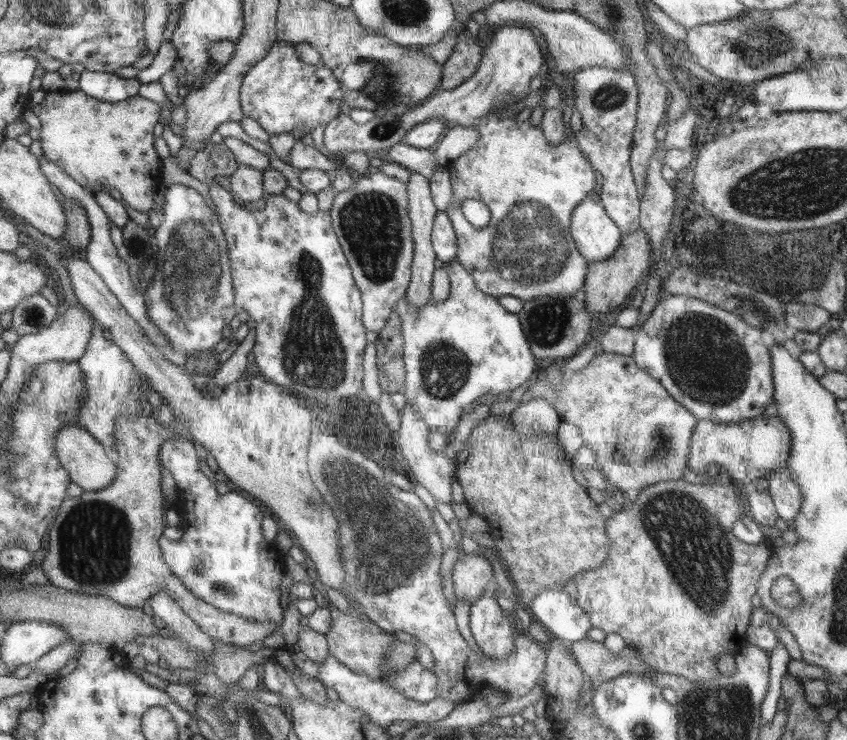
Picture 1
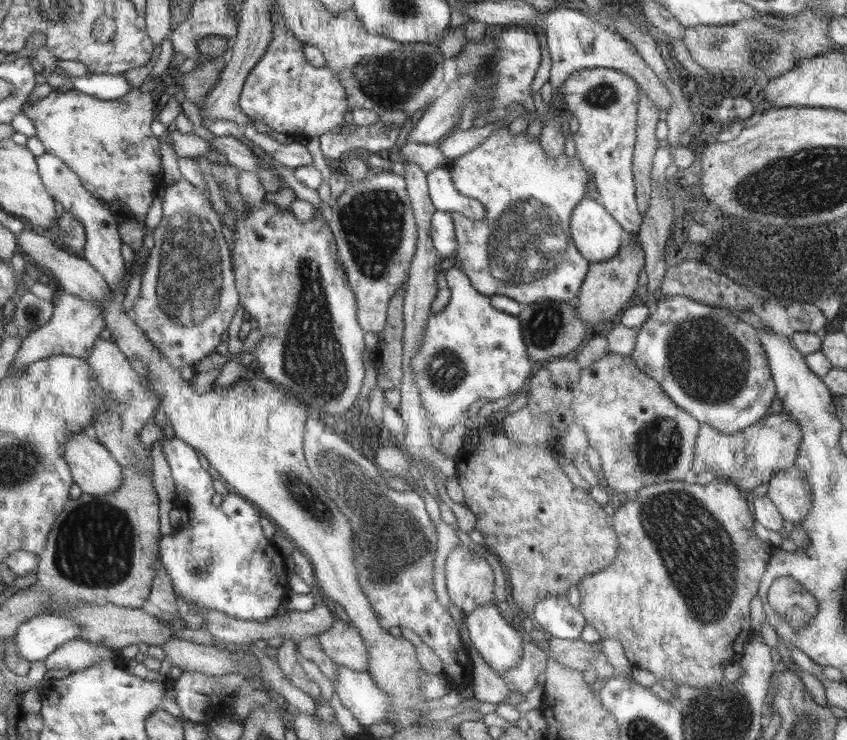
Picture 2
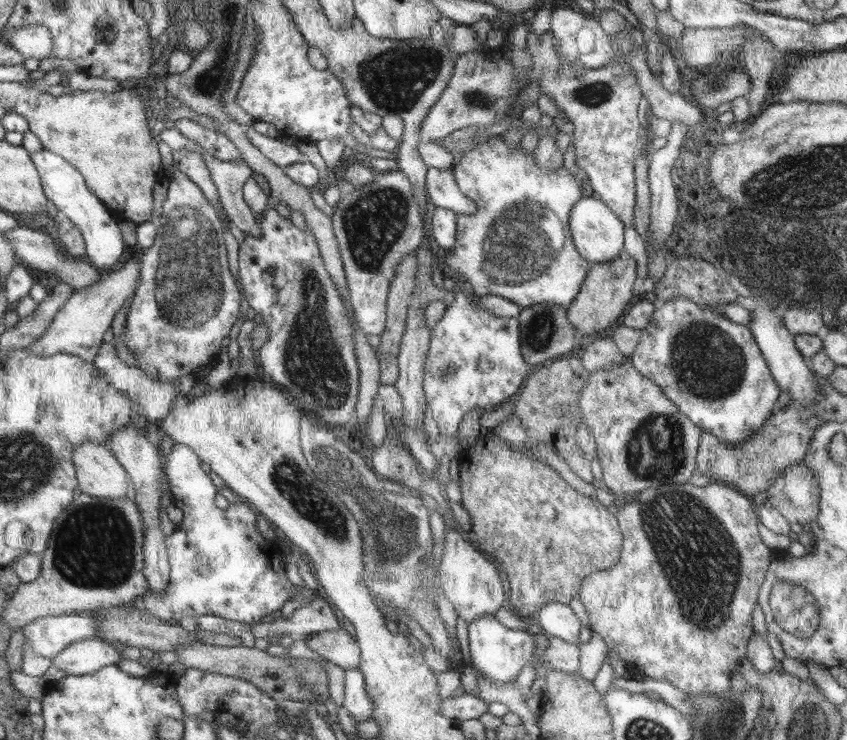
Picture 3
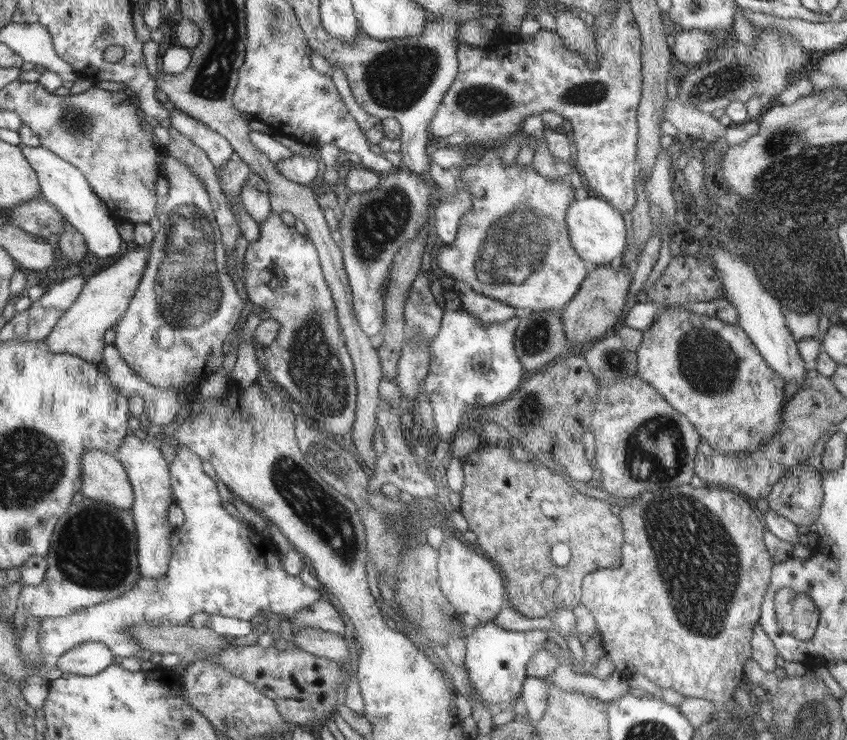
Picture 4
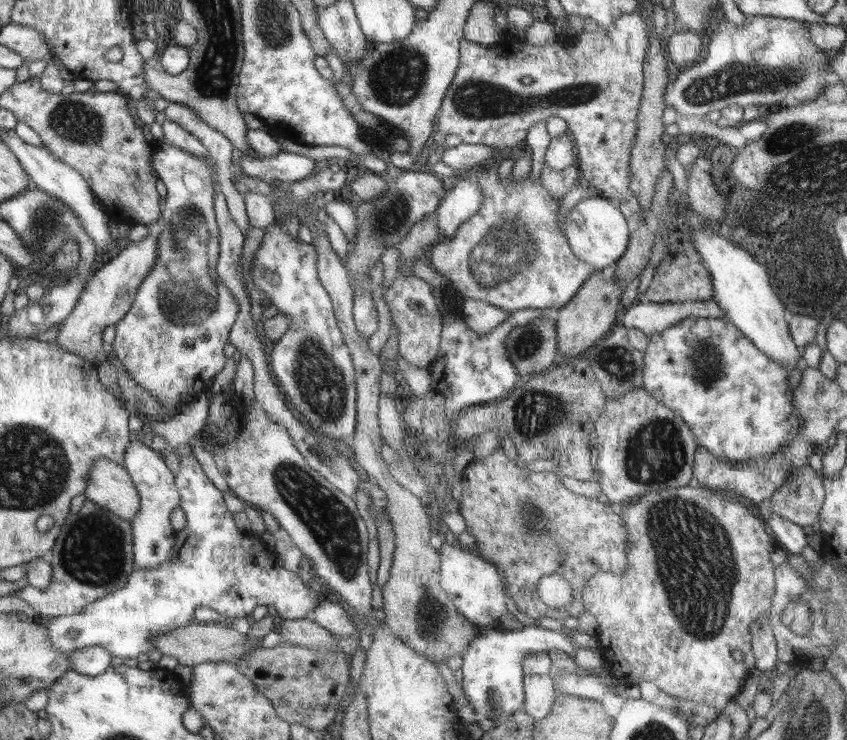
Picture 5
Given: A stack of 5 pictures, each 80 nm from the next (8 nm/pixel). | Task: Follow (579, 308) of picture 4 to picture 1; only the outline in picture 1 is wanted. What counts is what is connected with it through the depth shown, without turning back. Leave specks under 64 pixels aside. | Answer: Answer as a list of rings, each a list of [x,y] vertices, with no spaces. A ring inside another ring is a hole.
[[[638,229],[636,232],[624,234],[622,244],[612,257],[602,262],[589,262],[589,274],[586,277],[584,289],[585,307],[588,312],[614,311],[616,306],[630,296],[630,292],[640,283],[642,272],[650,266],[652,262],[652,250],[649,243],[648,234],[644,230]]]

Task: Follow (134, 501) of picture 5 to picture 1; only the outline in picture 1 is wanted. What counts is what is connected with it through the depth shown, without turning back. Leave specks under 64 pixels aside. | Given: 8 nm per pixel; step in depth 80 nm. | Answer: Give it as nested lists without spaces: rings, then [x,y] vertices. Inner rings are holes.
[[[70,423],[57,433],[57,459],[60,460],[61,466],[69,472],[73,482],[81,486],[84,491],[102,490],[112,485],[117,479],[116,466],[106,456],[104,448],[104,444],[94,440],[80,424]]]

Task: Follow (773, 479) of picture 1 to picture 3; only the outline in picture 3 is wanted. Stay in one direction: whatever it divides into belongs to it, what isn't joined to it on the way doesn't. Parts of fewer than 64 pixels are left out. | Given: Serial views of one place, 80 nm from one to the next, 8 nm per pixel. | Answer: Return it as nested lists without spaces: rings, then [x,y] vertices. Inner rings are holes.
[[[802,463],[790,466],[767,488],[770,506],[788,520],[806,526],[819,511],[820,486],[814,472]]]

